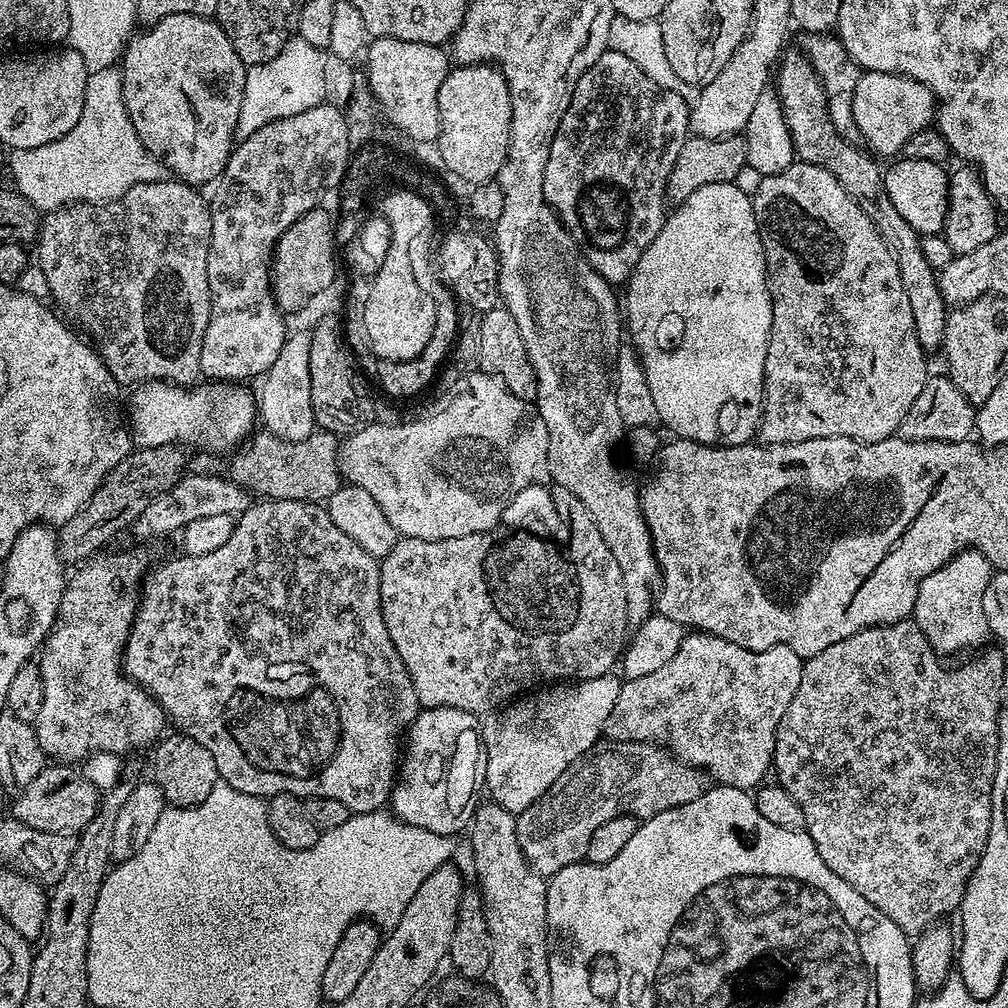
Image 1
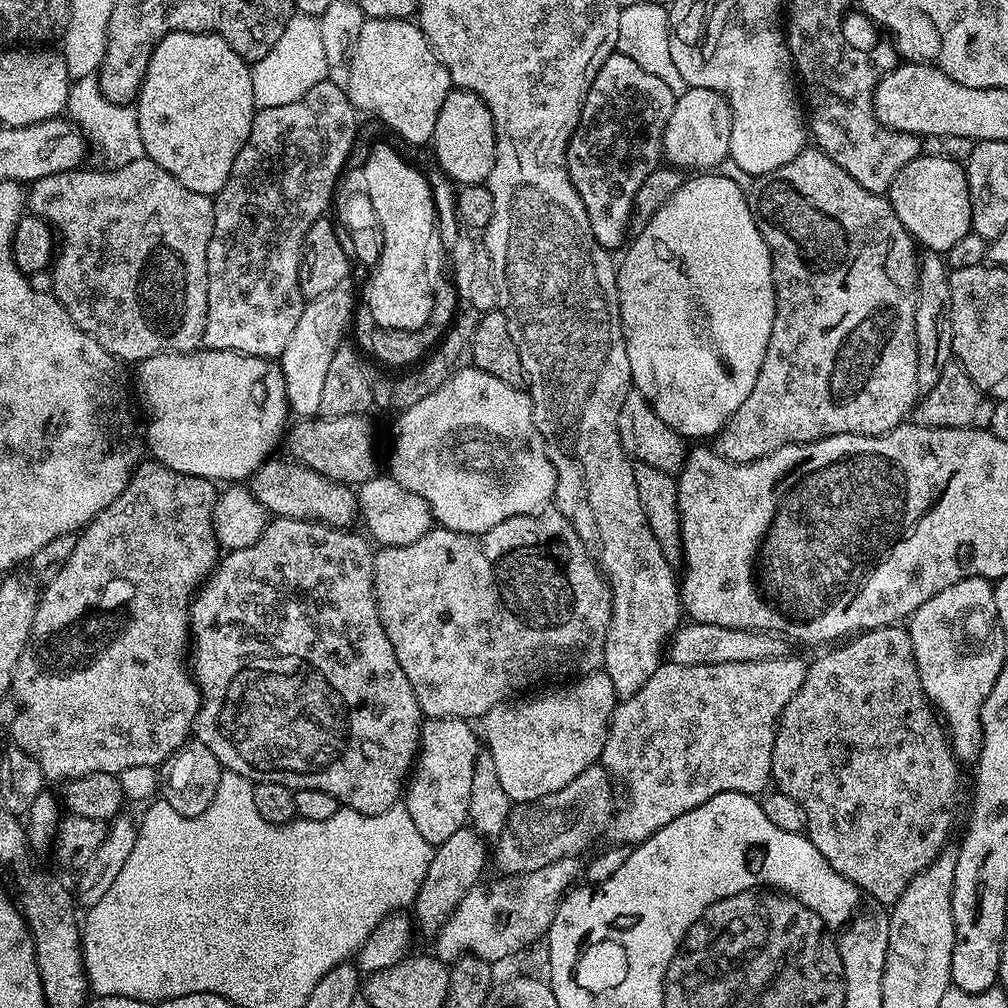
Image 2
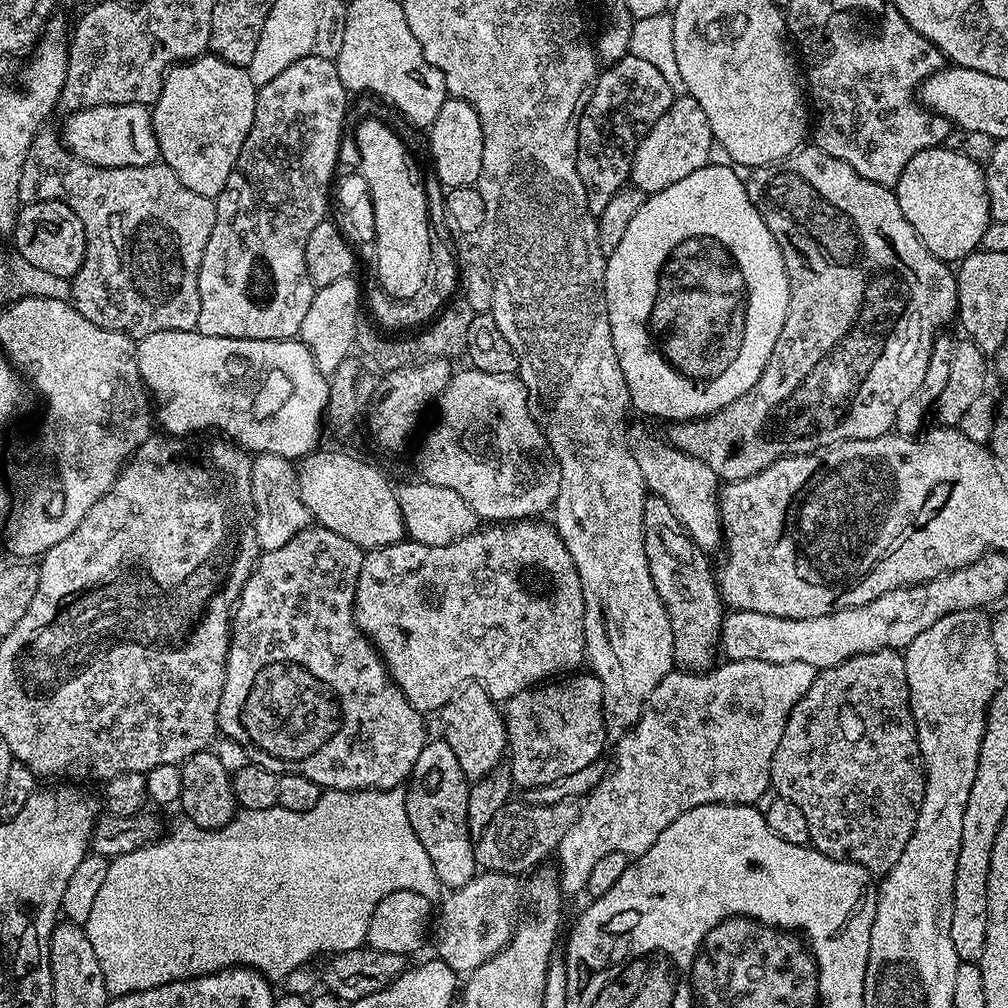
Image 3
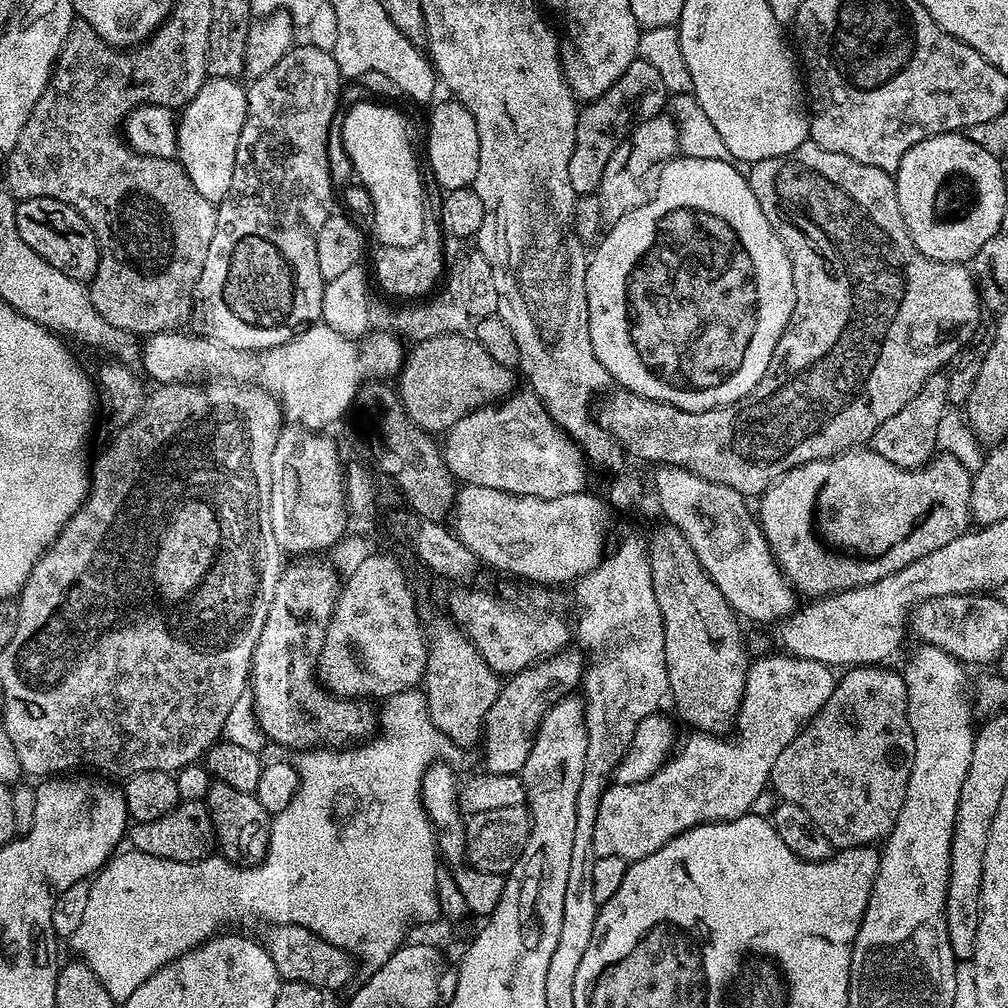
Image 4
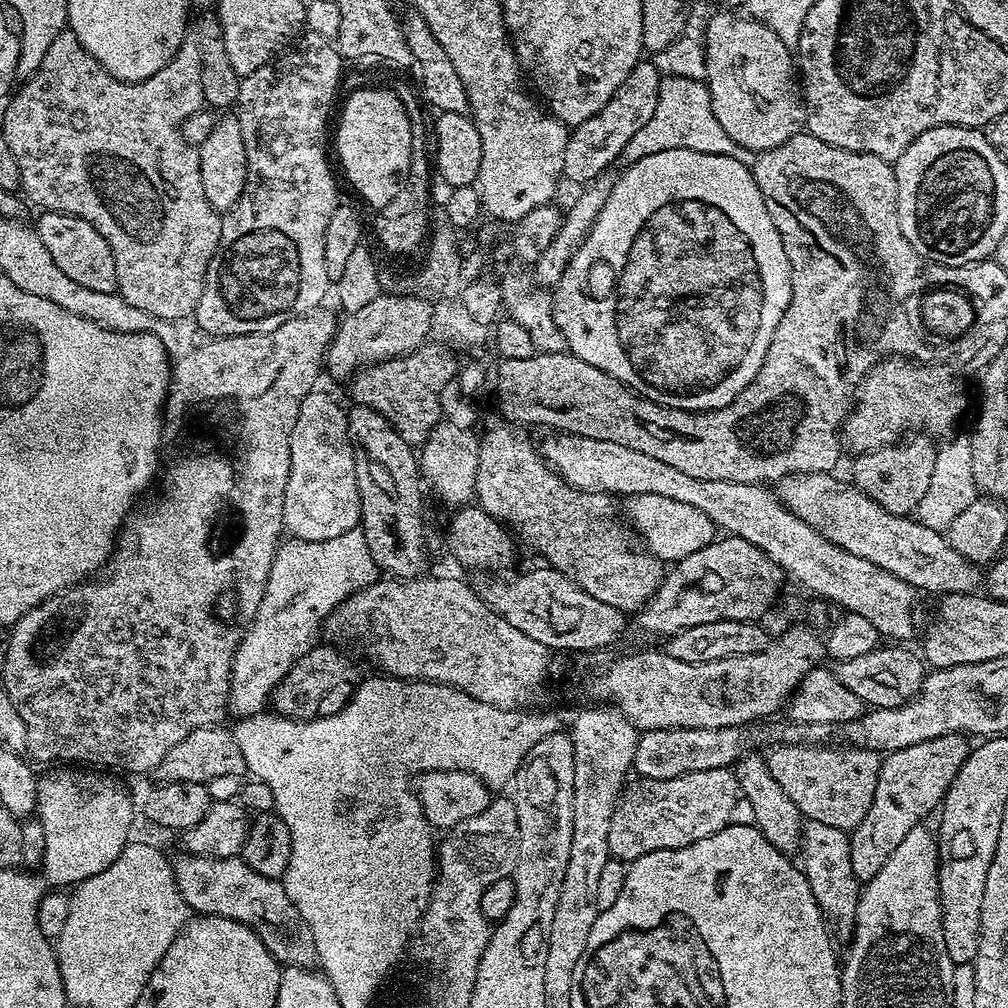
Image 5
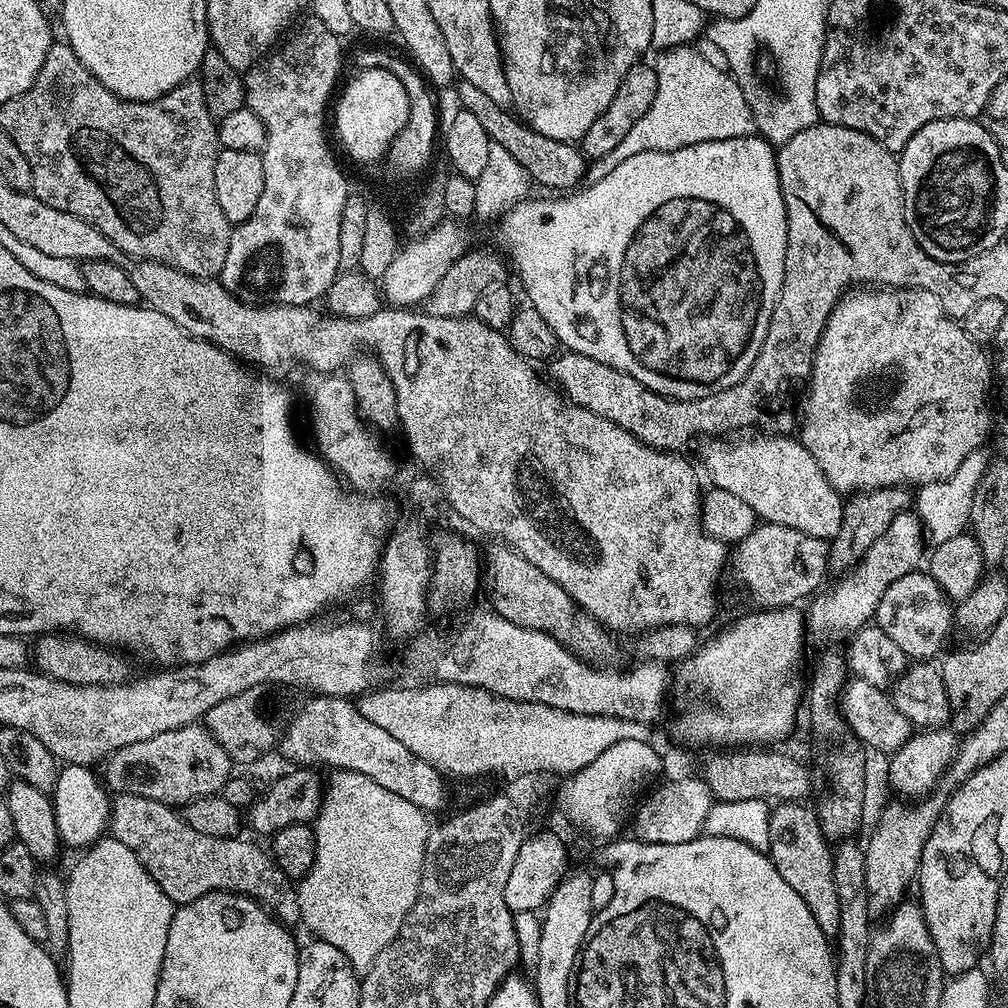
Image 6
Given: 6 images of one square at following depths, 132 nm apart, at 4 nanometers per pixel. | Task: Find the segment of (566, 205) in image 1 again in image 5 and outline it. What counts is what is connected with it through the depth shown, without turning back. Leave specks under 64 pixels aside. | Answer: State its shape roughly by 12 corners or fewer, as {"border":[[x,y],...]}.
{"border":[[651,59],[569,131],[565,181],[585,186],[619,161],[658,106]]}

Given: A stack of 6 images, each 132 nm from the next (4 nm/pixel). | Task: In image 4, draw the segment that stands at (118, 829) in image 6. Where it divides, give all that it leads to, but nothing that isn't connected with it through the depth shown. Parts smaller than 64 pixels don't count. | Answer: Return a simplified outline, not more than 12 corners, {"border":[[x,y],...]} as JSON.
{"border":[[297,924],[262,943],[281,981],[321,990],[351,982],[344,949]]}

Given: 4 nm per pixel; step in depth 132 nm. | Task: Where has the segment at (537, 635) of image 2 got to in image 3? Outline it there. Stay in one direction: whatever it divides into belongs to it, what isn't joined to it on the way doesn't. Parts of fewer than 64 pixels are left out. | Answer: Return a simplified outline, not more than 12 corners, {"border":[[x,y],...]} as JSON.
{"border":[[551,523],[364,553],[356,625],[422,714],[572,674]]}

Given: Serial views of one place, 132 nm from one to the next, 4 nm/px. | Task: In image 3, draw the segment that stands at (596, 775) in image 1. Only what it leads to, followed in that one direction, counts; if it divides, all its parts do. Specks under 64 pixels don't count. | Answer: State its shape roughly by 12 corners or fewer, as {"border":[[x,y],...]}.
{"border":[[509,802],[475,841],[483,871],[528,874],[577,805]]}

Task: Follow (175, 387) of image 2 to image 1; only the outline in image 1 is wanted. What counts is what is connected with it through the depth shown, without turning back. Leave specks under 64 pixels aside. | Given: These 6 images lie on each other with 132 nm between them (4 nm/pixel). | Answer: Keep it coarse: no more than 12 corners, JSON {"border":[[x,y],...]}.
{"border":[[240,382],[135,385],[136,448],[231,453],[258,420]]}

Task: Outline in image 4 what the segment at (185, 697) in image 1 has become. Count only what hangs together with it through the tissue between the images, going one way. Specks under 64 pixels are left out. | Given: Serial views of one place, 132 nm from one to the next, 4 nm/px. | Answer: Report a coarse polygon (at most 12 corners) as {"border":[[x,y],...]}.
{"border":[[333,561],[283,565],[252,655],[267,739],[297,750],[352,746],[378,712],[336,696],[316,663],[340,597]]}

